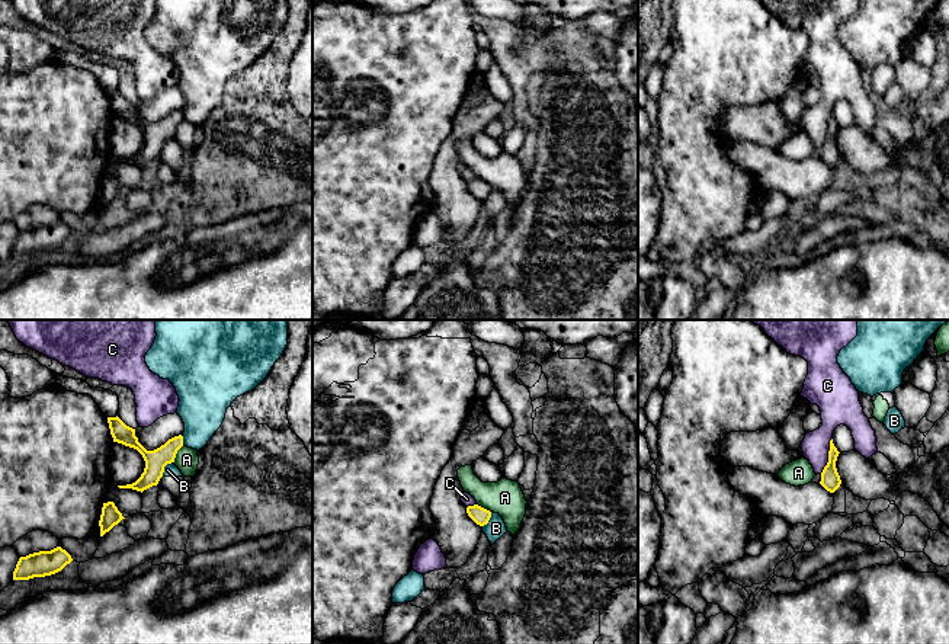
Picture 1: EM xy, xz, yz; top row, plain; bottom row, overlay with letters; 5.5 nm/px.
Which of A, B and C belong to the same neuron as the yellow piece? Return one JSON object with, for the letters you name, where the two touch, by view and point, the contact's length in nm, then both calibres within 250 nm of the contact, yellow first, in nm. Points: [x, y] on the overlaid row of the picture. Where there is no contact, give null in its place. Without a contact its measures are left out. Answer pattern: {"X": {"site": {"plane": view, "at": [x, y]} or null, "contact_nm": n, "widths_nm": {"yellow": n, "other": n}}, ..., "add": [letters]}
{"add": []}

